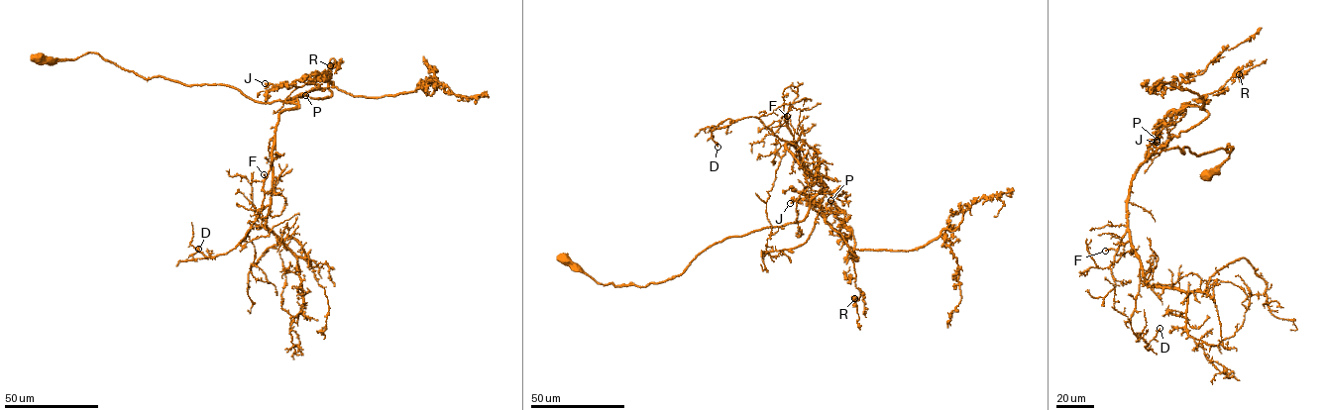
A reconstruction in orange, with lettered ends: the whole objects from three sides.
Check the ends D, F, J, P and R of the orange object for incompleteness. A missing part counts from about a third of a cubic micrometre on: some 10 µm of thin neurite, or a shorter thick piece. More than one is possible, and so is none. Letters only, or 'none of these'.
F, J

